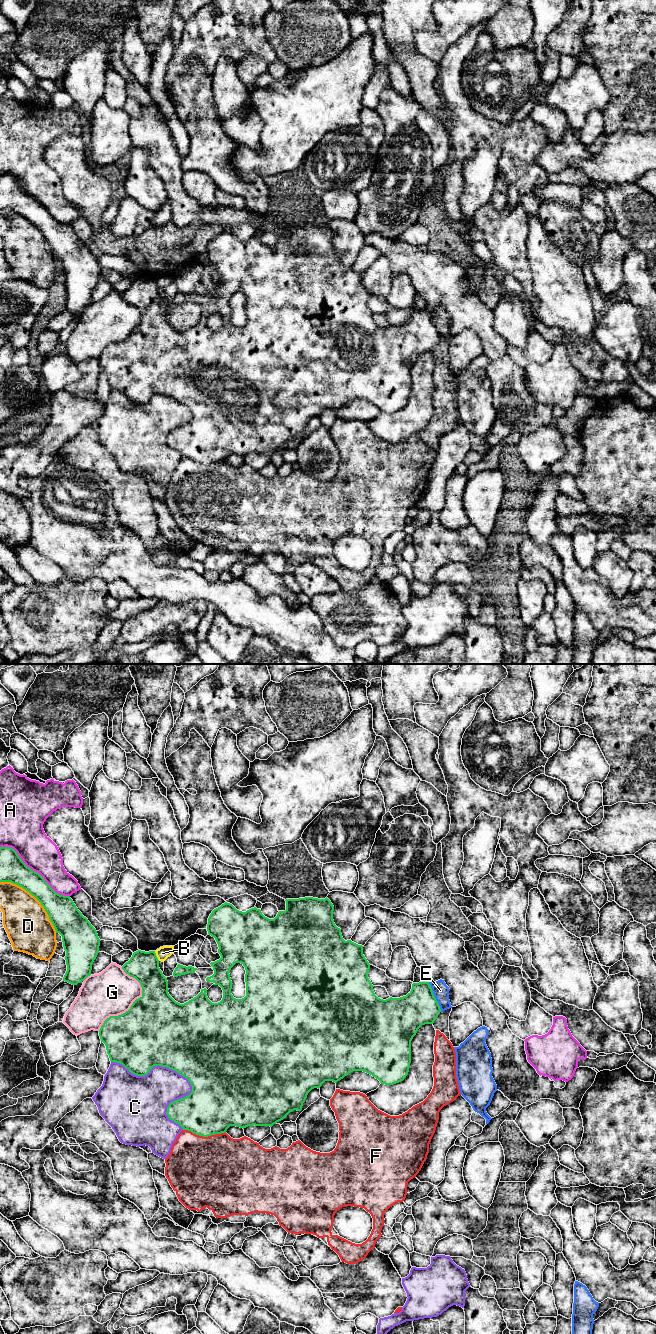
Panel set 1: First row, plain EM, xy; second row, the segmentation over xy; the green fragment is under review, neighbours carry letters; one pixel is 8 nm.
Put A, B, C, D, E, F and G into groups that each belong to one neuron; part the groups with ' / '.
A / B / C / D / E / F / G

